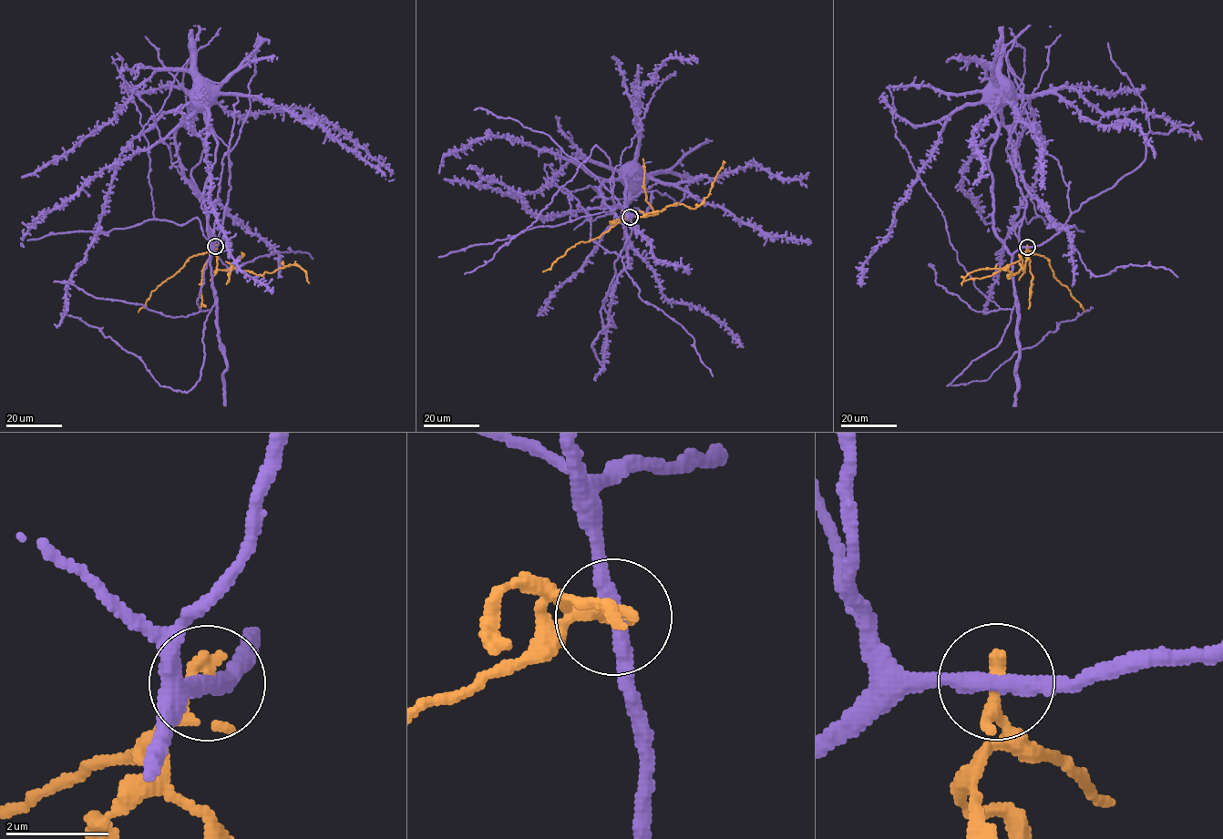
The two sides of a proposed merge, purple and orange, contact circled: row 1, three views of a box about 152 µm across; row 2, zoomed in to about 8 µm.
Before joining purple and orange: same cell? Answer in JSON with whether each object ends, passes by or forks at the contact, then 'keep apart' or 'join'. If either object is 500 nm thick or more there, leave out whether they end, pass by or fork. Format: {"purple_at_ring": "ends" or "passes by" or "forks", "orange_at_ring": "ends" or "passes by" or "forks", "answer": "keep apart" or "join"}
{"purple_at_ring": "passes by", "orange_at_ring": "ends", "answer": "keep apart"}

